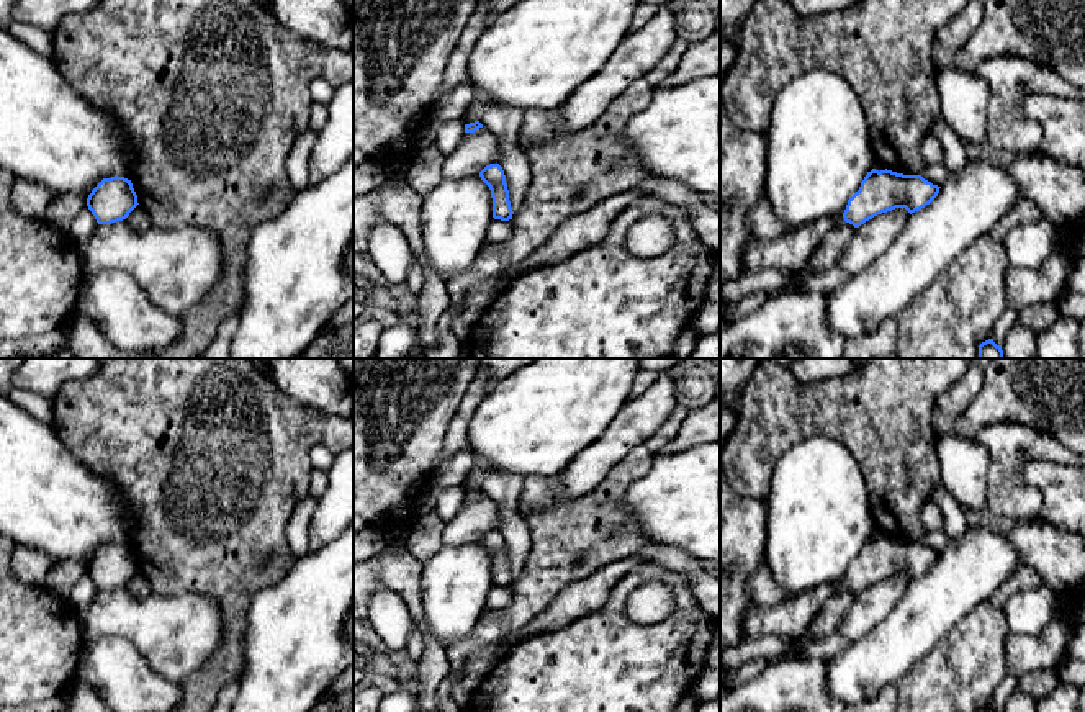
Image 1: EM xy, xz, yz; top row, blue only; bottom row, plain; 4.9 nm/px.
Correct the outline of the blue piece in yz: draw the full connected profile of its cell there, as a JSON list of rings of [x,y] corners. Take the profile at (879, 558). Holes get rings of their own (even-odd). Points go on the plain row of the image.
[[[872,535],[861,548],[859,557],[848,566],[843,584],[858,594],[895,575],[905,575],[912,581],[930,571],[938,563],[939,555],[921,542]]]

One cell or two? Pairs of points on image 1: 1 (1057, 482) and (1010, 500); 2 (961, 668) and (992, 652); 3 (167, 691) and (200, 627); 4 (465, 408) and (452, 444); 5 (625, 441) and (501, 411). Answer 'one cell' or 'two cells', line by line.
1: two cells
2: one cell
3: two cells
4: one cell
5: two cells

